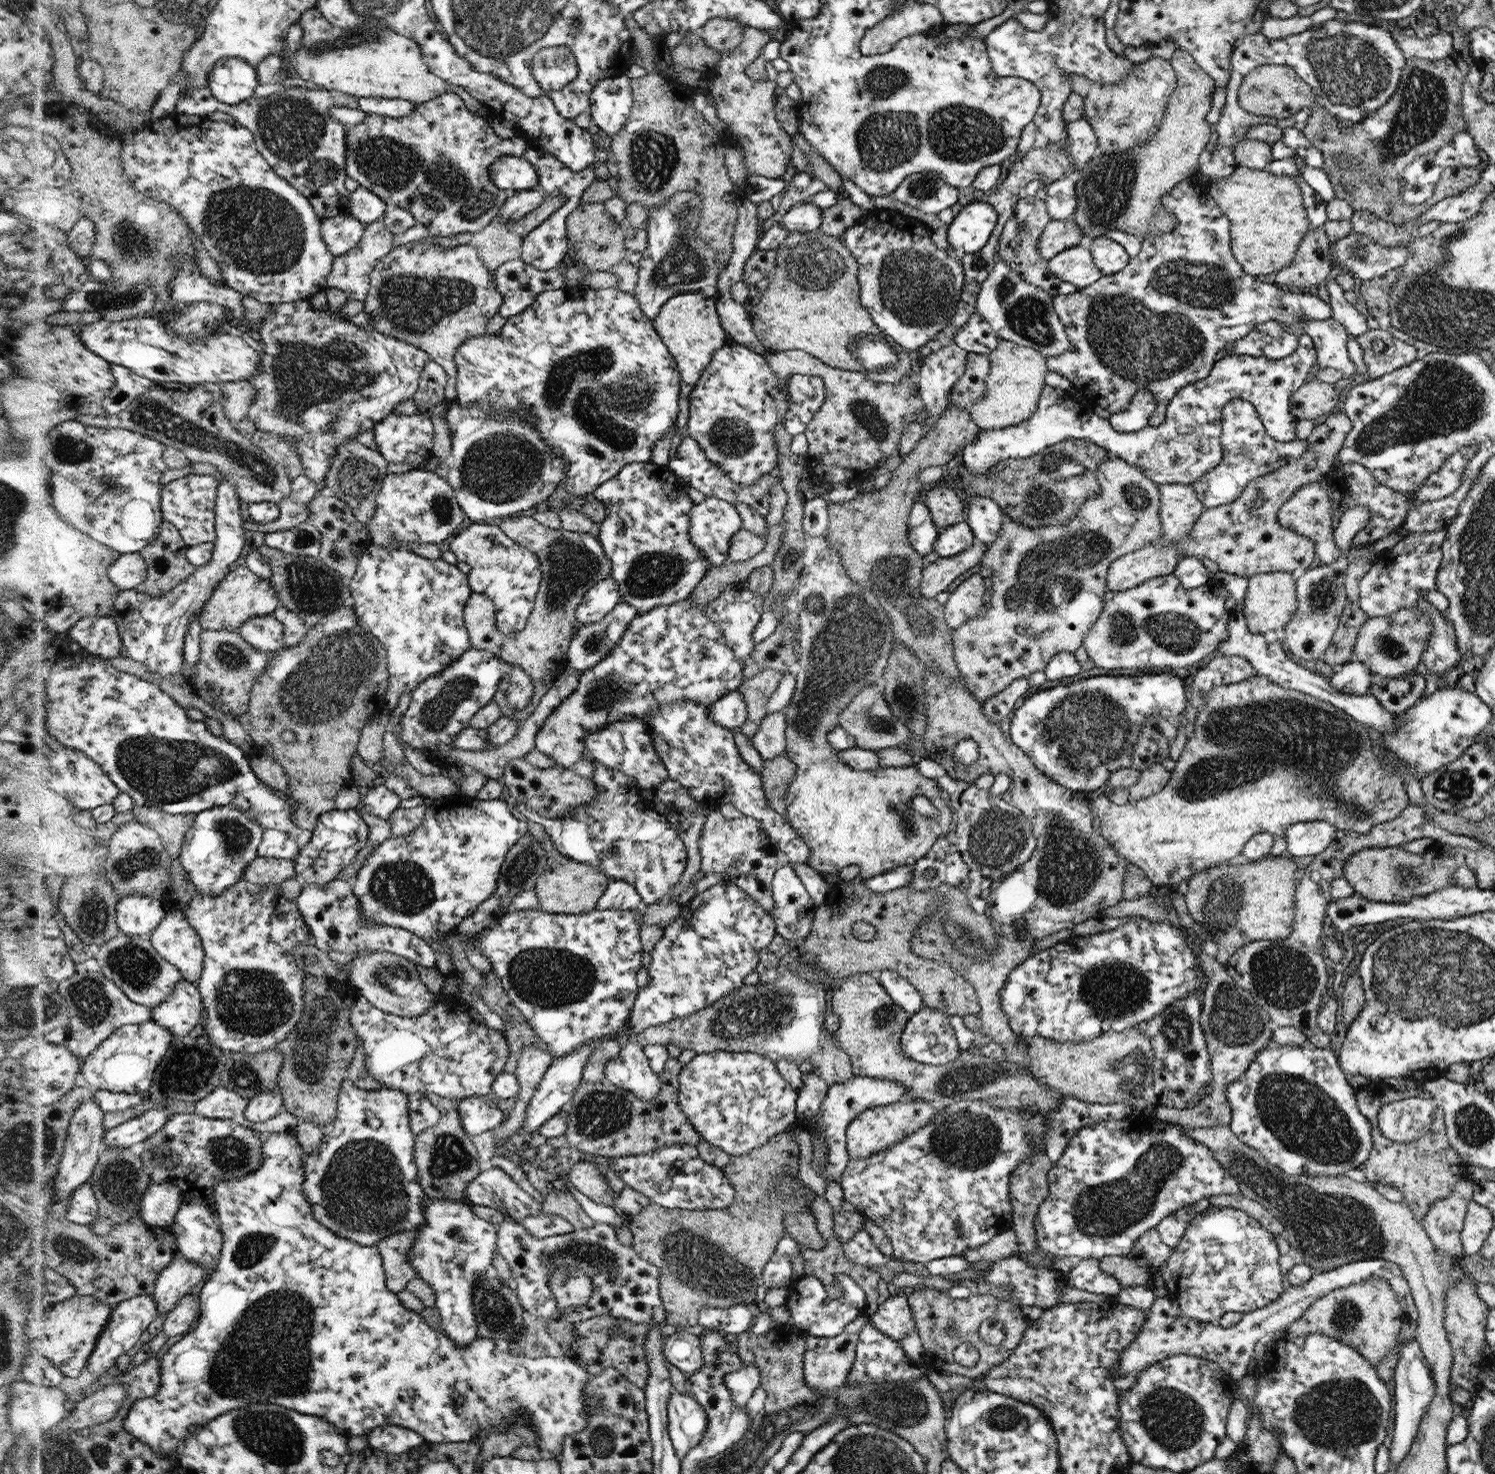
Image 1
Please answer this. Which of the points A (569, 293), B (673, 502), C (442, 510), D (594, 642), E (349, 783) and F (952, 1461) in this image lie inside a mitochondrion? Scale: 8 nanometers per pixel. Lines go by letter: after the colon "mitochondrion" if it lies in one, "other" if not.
A: other
B: other
C: mitochondrion
D: mitochondrion
E: other
F: other

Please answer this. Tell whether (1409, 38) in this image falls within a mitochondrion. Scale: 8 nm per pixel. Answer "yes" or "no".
no

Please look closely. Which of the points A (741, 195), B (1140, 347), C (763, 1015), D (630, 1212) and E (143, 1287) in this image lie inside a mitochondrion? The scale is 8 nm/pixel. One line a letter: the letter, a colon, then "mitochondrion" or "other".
A: other
B: mitochondrion
C: mitochondrion
D: other
E: other

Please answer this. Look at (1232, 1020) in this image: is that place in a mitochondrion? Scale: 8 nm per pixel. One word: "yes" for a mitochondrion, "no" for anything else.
yes

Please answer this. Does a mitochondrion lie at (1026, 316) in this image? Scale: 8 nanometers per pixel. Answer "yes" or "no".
yes

